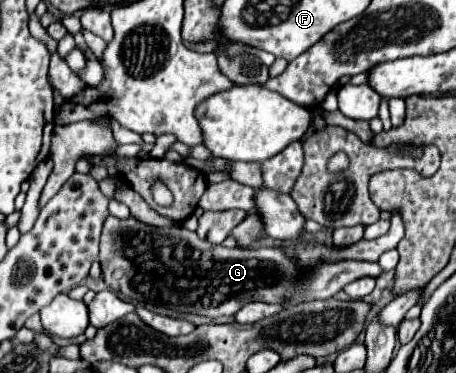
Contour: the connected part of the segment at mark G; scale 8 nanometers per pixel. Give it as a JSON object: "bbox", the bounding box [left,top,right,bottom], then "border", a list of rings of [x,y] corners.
{"bbox":[100,216,382,318],"border":[[[108,216],[104,222],[102,238],[100,238],[100,264],[102,264],[102,278],[106,286],[120,296],[148,306],[162,306],[178,314],[198,314],[208,318],[218,316],[232,316],[242,306],[250,302],[268,302],[268,304],[298,304],[298,302],[310,302],[318,298],[330,298],[336,292],[340,292],[348,282],[360,278],[360,276],[374,276],[378,278],[382,274],[380,266],[376,262],[356,262],[356,260],[344,260],[336,264],[320,264],[316,270],[306,270],[298,264],[298,260],[282,254],[280,248],[224,248],[214,246],[206,240],[200,240],[196,232],[190,232],[186,228],[174,226],[174,228],[156,228],[142,224],[136,218],[114,218]]]}

